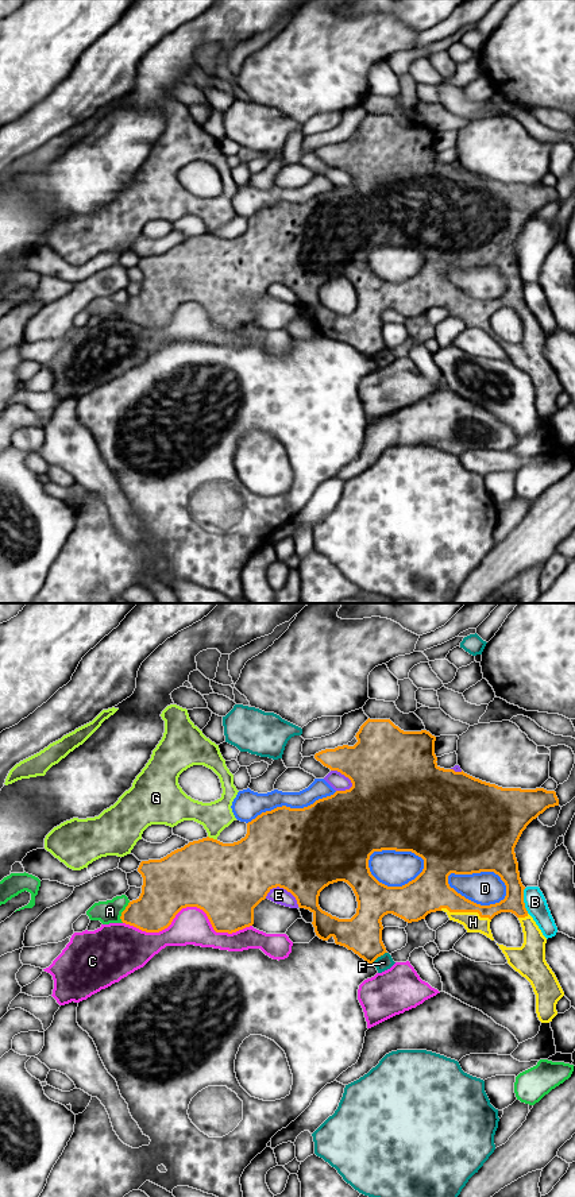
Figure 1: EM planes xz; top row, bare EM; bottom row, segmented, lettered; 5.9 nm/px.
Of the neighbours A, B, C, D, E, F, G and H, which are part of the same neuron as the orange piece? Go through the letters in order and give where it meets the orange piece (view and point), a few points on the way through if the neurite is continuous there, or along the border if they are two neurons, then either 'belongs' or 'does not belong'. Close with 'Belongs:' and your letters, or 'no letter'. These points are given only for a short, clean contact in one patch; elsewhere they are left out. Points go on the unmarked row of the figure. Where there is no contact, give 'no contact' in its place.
A: contact xz (122, 308); does not belong
B: contact xz (523, 296); does not belong
C: contact xz (189, 301); does not belong
D: contact xz (482, 266); does not belong
E: contact xz (284, 284); does not belong
F: contact xz (378, 351); does not belong
G: contact xz (212, 234); does not belong
H: contact xz (466, 307); belongs
Belongs: H

